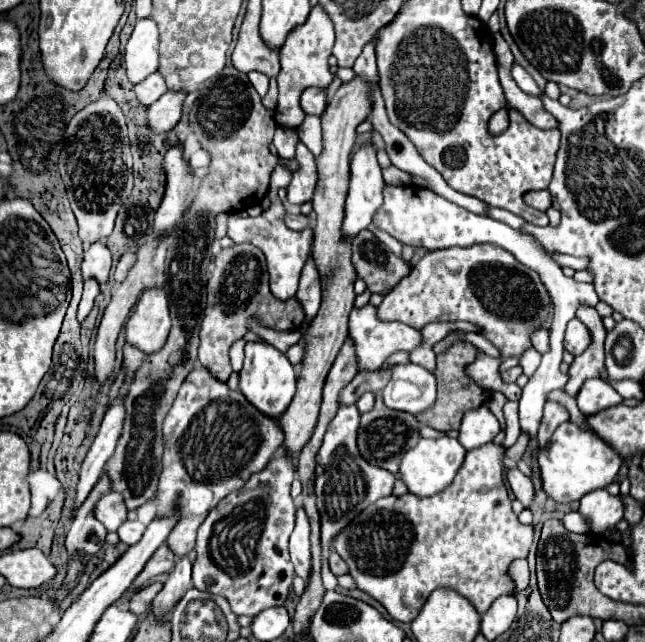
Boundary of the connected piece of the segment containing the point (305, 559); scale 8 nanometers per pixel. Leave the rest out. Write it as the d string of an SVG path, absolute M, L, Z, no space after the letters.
M299 498L295 500L295 506L297 506L297 520L295 520L295 530L289 538L289 552L291 552L291 562L295 566L295 574L309 580L309 570L311 570L309 524L307 524L307 514Z

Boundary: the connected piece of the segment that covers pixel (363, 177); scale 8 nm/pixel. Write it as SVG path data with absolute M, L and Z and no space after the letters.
M361 144L351 158L351 184L345 206L343 232L353 238L371 224L371 218L383 202L383 176L375 158L373 144Z

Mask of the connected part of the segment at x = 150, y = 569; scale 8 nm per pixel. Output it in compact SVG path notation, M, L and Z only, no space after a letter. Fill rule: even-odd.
M161 544L161 546L155 550L155 554L151 556L151 560L145 564L145 568L143 568L143 572L139 574L139 578L135 578L135 584L133 584L133 586L135 586L135 588L141 588L141 586L149 584L153 578L157 578L159 574L171 572L173 564L175 564L175 554L169 550L167 544Z

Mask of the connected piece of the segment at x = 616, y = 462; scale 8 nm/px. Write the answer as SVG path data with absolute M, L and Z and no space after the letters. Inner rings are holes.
M563 422L553 432L549 444L537 452L537 462L541 470L541 486L547 498L559 504L569 504L581 500L595 488L607 488L615 480L623 458L593 430L573 422Z

